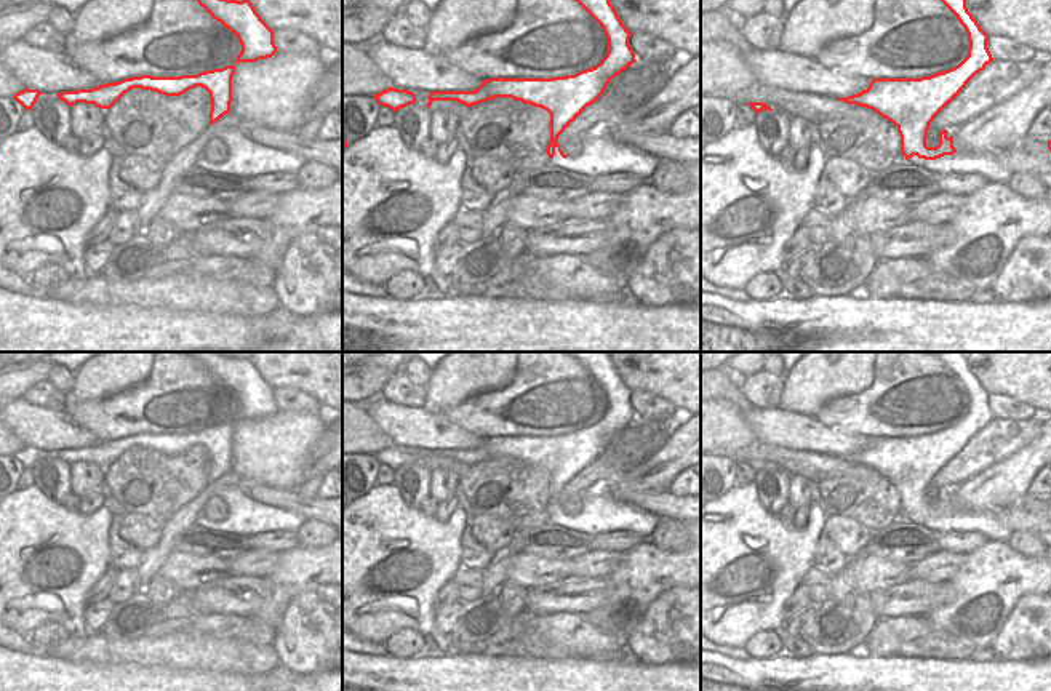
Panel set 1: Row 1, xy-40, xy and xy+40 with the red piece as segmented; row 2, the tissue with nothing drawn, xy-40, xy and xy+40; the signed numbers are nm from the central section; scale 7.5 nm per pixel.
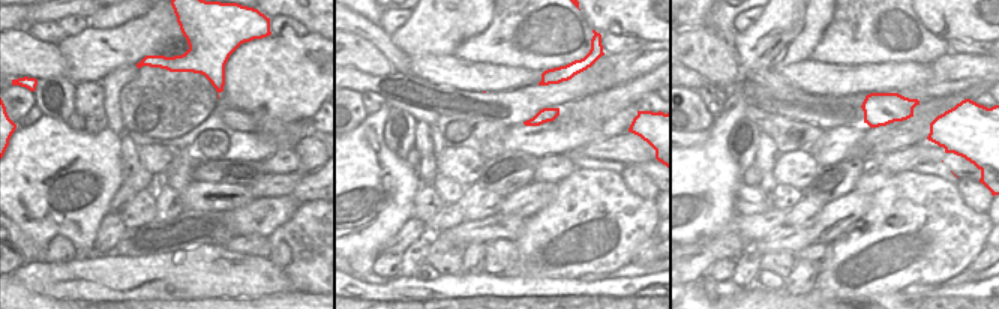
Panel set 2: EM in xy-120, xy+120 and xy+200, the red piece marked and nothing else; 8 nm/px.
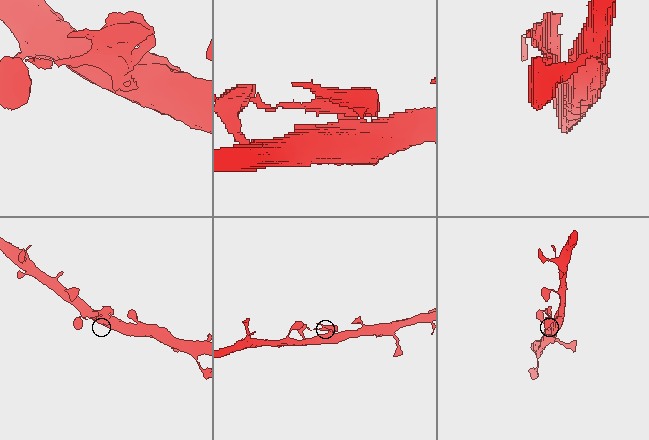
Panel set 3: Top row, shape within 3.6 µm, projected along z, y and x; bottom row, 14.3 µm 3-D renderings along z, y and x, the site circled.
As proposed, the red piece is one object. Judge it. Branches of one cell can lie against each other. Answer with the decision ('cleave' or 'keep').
cleave

